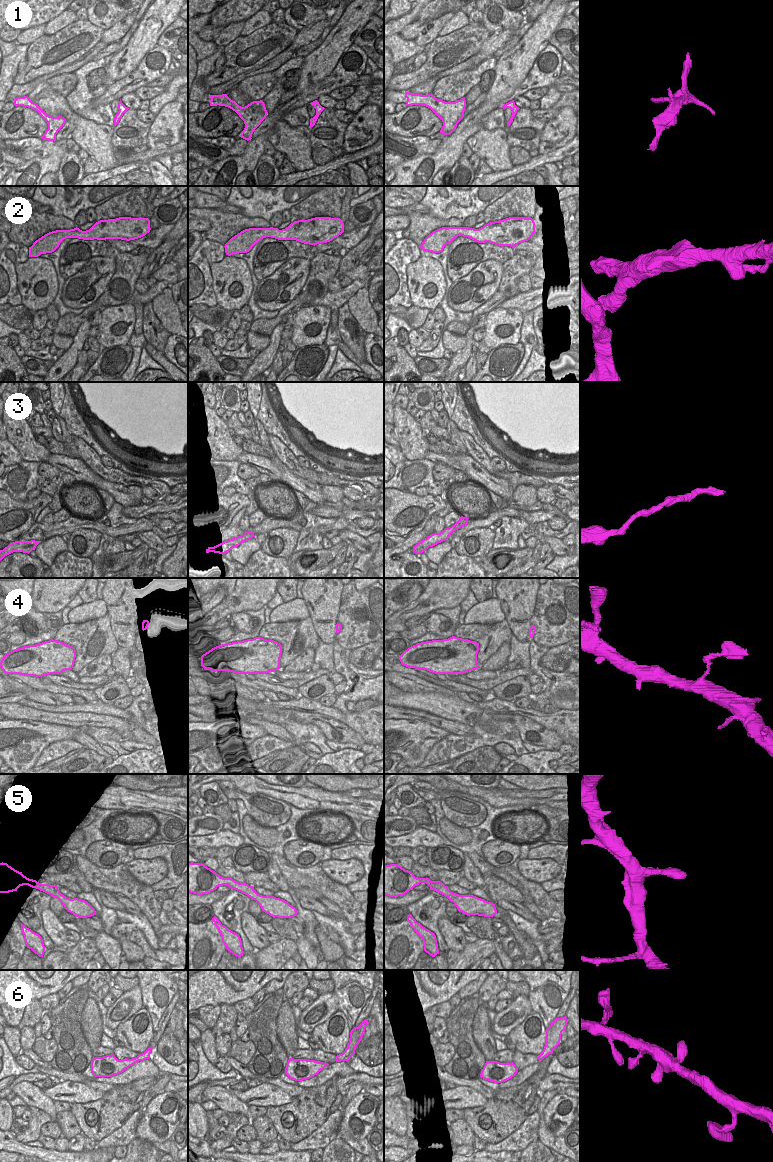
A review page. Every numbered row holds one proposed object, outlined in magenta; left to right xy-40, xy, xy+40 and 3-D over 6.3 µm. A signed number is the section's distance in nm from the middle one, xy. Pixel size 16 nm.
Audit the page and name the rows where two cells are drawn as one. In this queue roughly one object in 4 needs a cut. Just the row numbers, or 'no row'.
1

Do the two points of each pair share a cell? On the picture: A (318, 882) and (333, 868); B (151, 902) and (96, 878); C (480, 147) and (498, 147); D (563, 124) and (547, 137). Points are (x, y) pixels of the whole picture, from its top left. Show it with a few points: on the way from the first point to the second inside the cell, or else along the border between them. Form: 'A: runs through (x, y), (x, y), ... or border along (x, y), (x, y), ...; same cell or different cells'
A: border along (320, 865), (321, 869), (328, 876), (346, 886); different cells
B: runs through (137, 892), (118, 880), (110, 879); same cell
C: runs through (484, 147), (494, 147); same cell
D: runs through (559, 128), (551, 136); same cell

